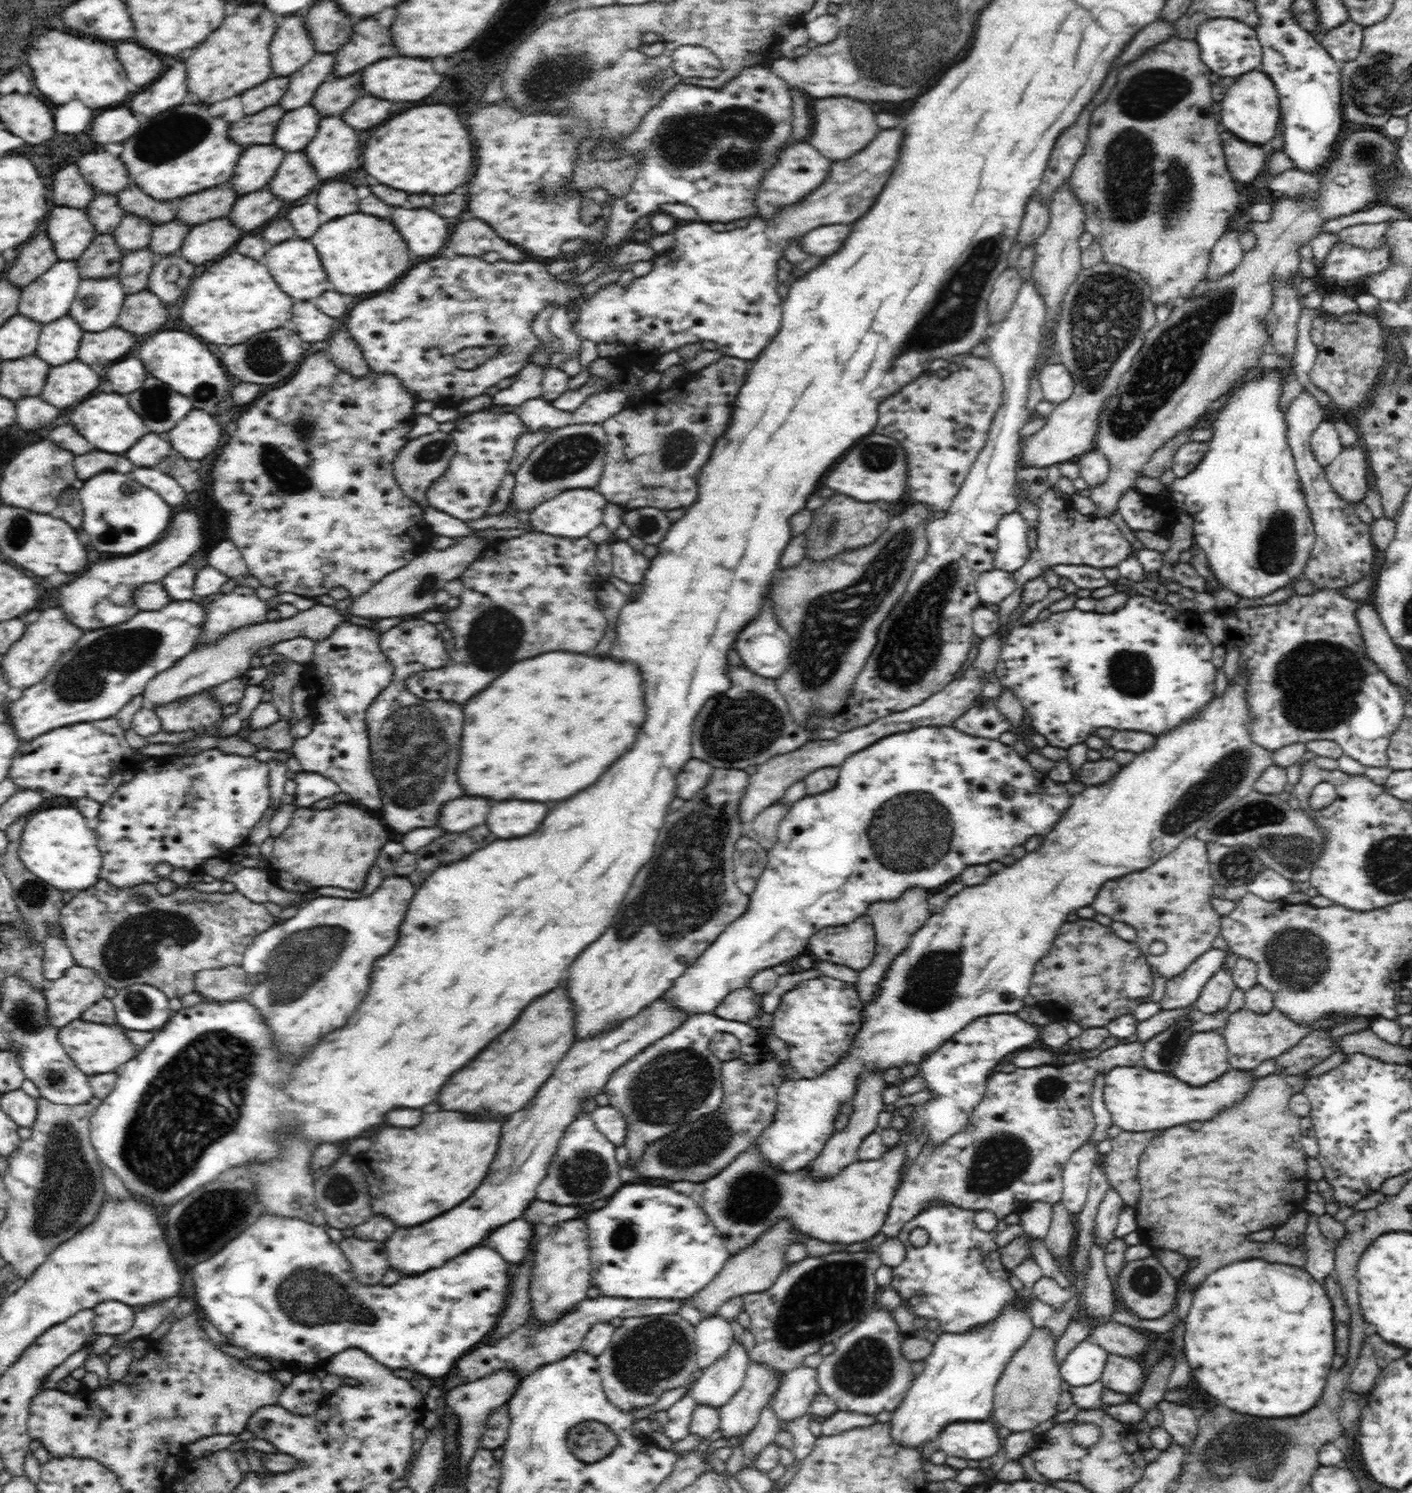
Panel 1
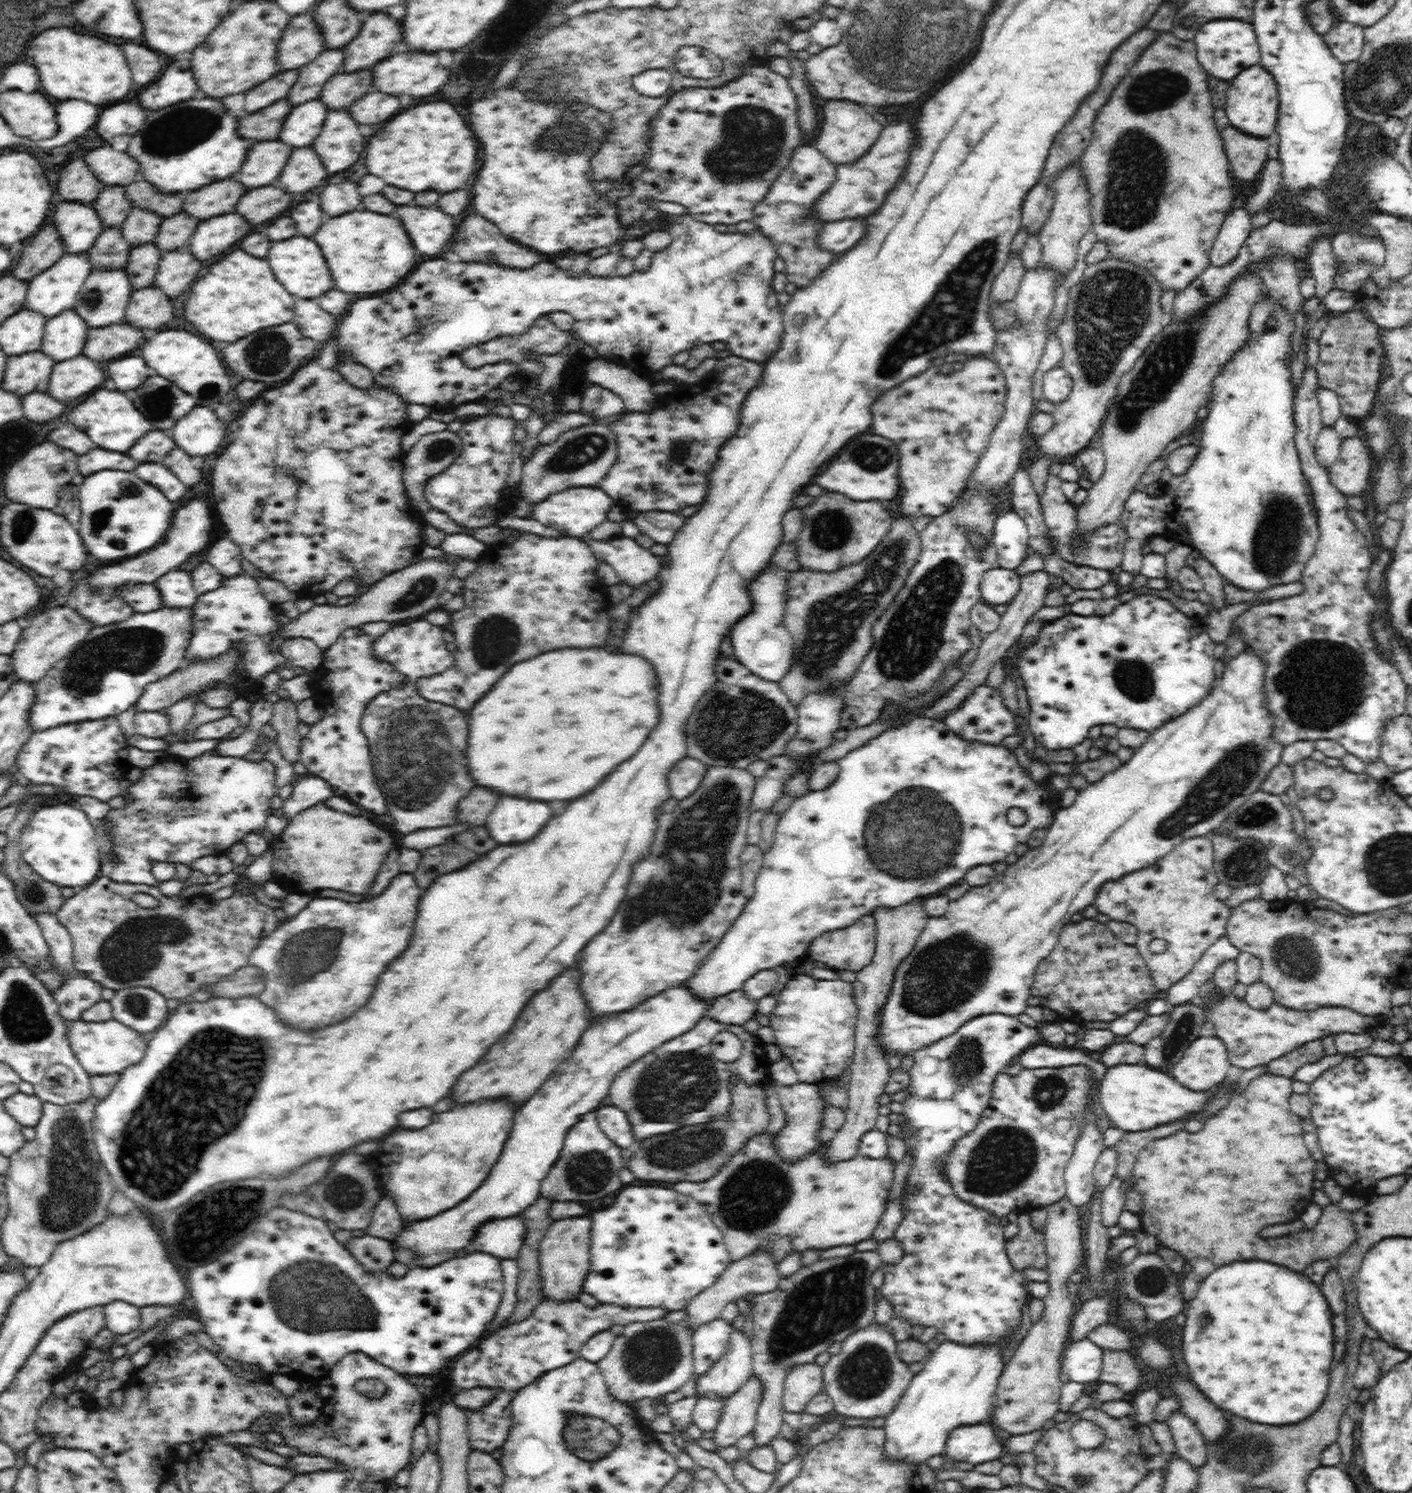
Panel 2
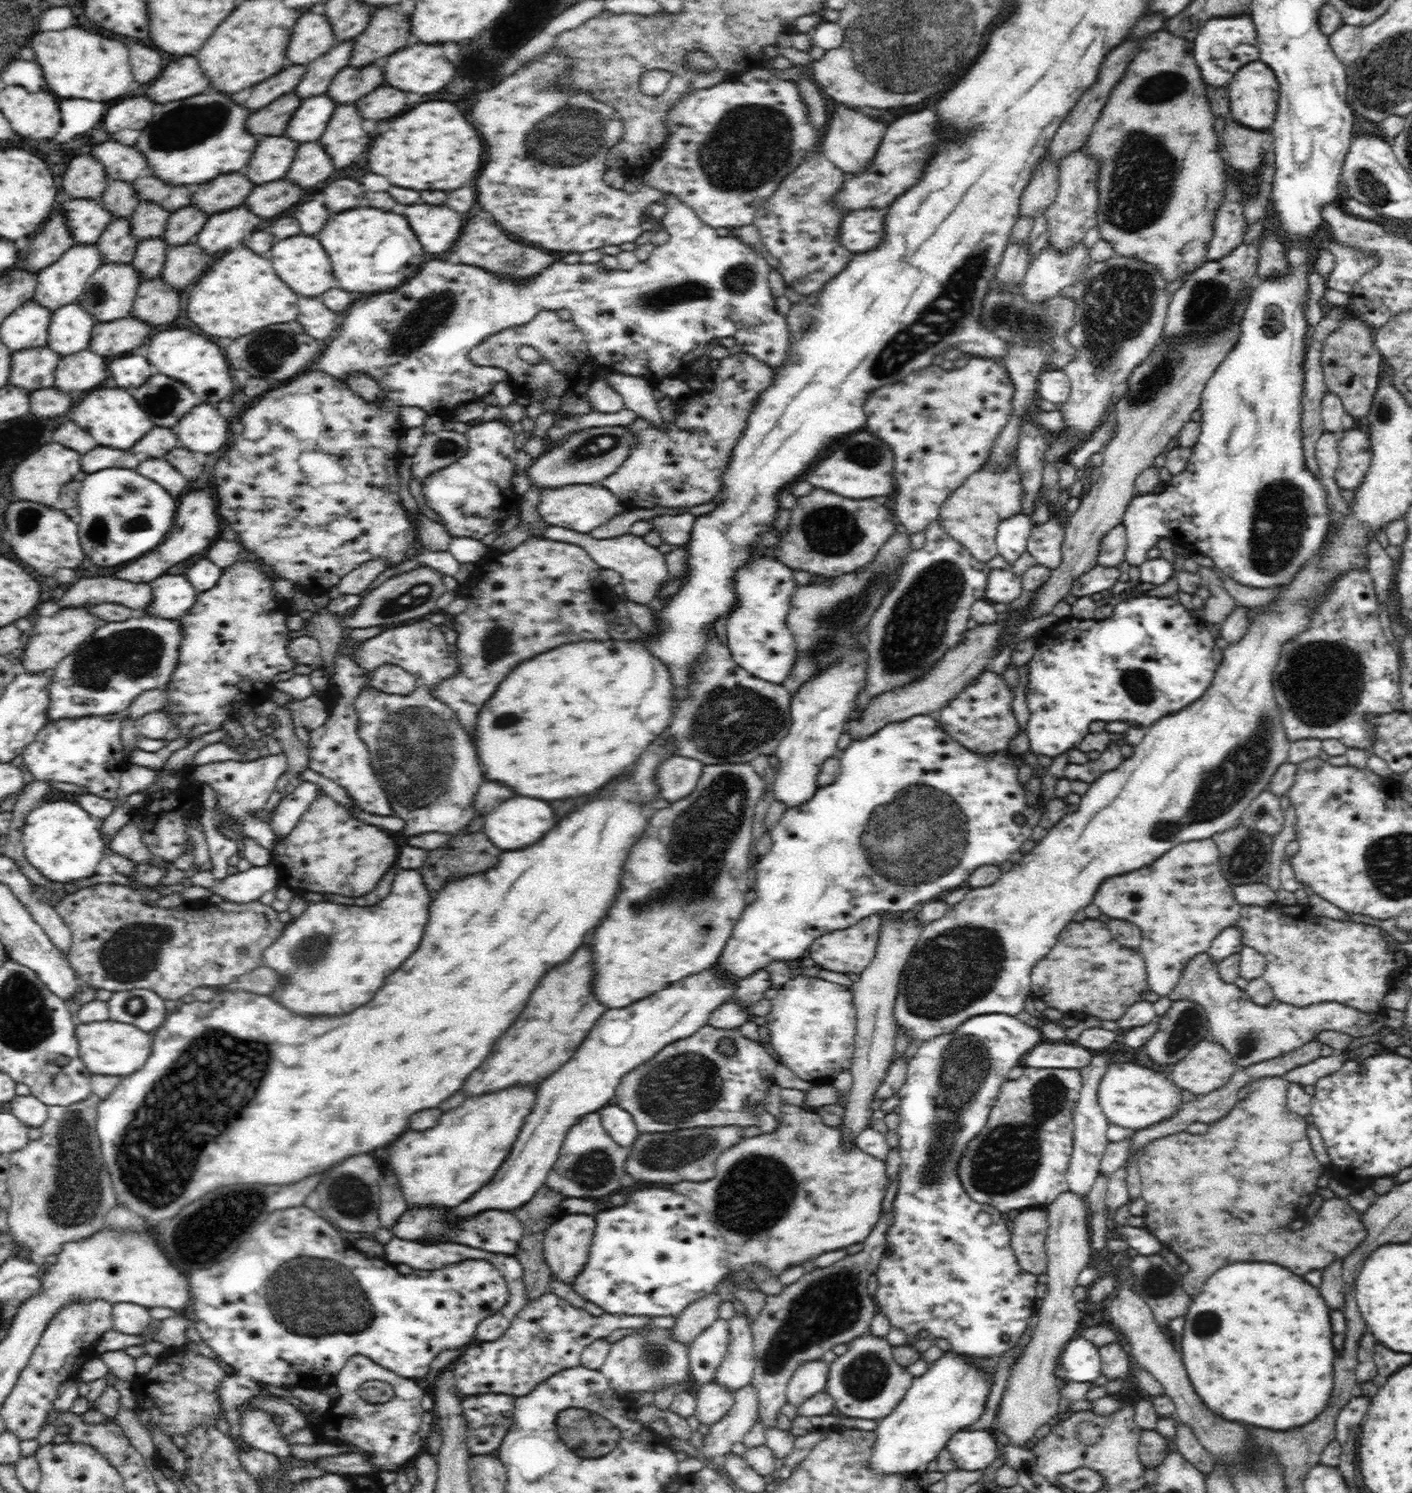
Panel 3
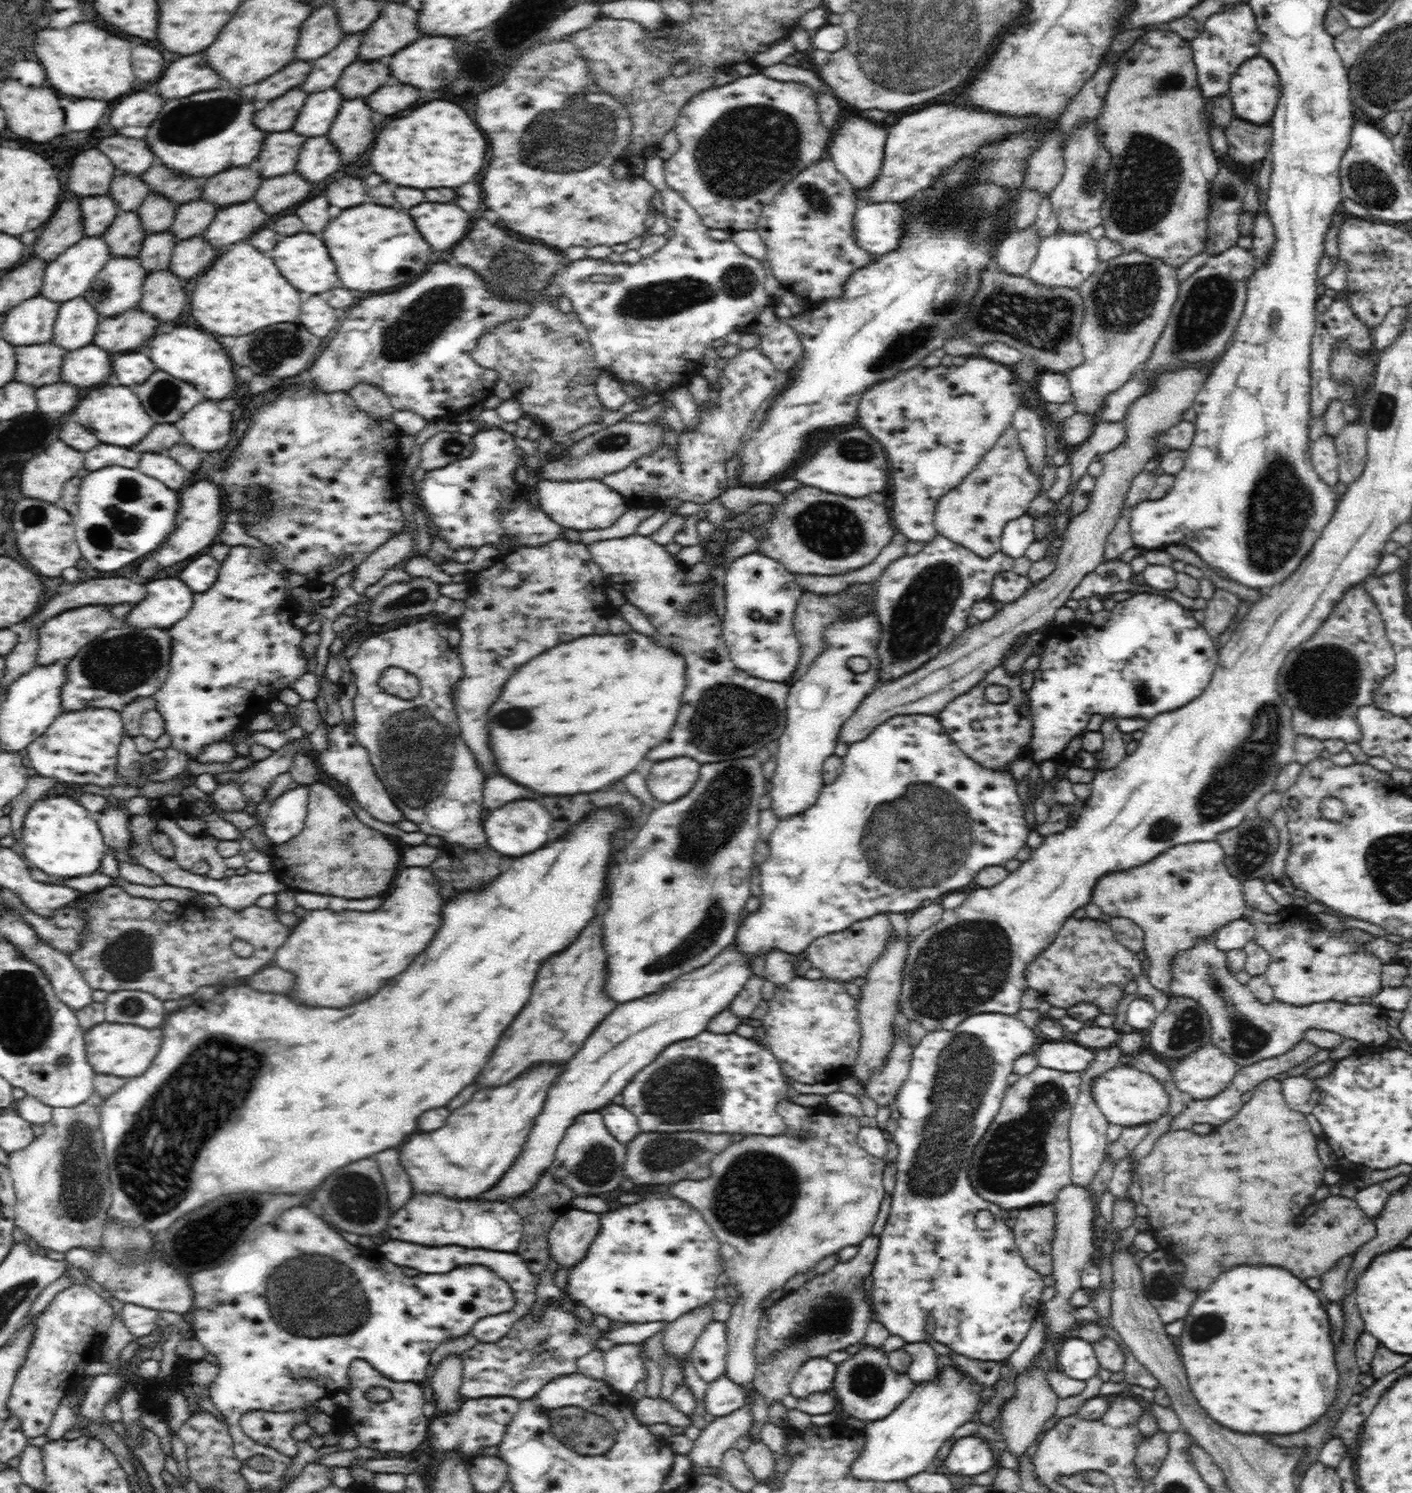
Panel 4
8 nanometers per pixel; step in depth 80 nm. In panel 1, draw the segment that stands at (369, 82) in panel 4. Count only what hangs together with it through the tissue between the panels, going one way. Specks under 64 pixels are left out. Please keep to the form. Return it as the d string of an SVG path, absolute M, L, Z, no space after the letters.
M356 72L346 78L338 76L325 80L316 90L310 104L322 117L340 116L360 96L364 96L362 76L360 76L360 72Z

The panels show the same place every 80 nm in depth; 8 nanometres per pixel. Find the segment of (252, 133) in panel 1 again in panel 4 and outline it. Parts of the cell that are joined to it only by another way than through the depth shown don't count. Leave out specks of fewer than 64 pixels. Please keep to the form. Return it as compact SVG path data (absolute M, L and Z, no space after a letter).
M294 88L286 92L284 96L272 100L266 108L256 112L256 126L266 132L276 132L276 130L290 130L294 126L294 120L302 106L306 102L308 94L302 92L300 88Z

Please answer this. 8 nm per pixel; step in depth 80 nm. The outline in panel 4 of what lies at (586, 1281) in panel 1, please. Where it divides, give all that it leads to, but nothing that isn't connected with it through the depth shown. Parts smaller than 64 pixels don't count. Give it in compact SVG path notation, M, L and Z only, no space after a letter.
M571 1209L554 1221L548 1234L548 1247L549 1255L556 1264L569 1271L574 1264L584 1260L600 1232L600 1215Z

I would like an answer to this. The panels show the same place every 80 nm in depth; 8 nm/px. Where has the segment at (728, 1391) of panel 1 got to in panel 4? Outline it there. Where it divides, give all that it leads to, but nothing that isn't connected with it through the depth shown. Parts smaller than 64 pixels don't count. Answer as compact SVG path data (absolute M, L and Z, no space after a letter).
M787 1099L779 1100L778 1104L779 1115L784 1119L787 1127L791 1132L798 1132L798 1130L807 1130L811 1134L810 1140L803 1143L798 1137L790 1135L790 1133L782 1133L776 1136L764 1135L748 1135L738 1142L730 1143L726 1150L721 1150L710 1162L710 1176L706 1179L685 1179L681 1182L676 1182L674 1186L668 1188L668 1192L676 1196L680 1201L686 1205L690 1205L698 1213L702 1215L704 1220L708 1222L709 1229L713 1231L714 1237L721 1243L720 1257L724 1259L725 1272L729 1275L730 1284L734 1285L739 1293L736 1298L736 1305L731 1309L729 1320L725 1322L727 1328L728 1354L727 1365L725 1366L725 1375L736 1384L748 1384L753 1382L756 1372L755 1346L757 1343L757 1330L760 1324L760 1318L763 1317L764 1308L762 1302L767 1296L775 1297L778 1290L783 1290L784 1284L789 1278L795 1274L806 1273L818 1263L825 1256L837 1254L843 1248L848 1246L859 1246L871 1233L874 1227L874 1222L878 1219L882 1202L885 1198L884 1184L884 1170L885 1163L883 1159L872 1156L866 1152L857 1142L857 1136L852 1136L852 1128L860 1128L858 1120L854 1115L844 1116L828 1116L828 1114L820 1114L820 1107L800 1106L792 1103Z

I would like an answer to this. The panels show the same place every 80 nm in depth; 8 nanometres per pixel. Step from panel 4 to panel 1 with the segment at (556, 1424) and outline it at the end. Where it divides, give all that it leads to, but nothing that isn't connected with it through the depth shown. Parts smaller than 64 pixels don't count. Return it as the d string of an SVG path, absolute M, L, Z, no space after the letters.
M596 1421L580 1422L567 1432L567 1446L577 1459L596 1464L618 1445L609 1426Z

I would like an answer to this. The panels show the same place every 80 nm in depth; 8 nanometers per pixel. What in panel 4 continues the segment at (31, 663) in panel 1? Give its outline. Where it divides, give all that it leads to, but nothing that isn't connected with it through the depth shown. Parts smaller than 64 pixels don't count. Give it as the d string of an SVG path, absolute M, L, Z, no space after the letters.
M88 605L66 610L54 618L48 618L46 622L40 624L40 644L38 657L35 664L37 666L48 666L49 663L65 662L74 656L85 644L91 640L96 640L105 630L117 625L116 620L110 612L111 605Z

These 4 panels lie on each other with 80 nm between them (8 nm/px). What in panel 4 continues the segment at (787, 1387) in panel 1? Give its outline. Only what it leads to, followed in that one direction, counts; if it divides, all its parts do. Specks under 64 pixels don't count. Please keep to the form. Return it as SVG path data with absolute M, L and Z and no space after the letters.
M826 1357L811 1358L796 1371L789 1393L798 1399L806 1398L808 1394L830 1391L837 1370L838 1366Z

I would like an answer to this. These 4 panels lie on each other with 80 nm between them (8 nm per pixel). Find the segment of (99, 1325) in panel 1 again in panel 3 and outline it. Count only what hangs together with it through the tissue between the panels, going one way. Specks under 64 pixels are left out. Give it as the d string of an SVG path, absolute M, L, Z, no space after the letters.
M114 1303L112 1308L113 1330L122 1334L140 1334L150 1326L149 1310L131 1303Z

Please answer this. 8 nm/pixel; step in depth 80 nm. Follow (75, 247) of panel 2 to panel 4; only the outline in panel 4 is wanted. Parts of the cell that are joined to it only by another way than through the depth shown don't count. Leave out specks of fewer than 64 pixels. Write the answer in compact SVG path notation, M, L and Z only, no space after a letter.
M109 195L81 197L84 237L100 237L119 215L118 205Z

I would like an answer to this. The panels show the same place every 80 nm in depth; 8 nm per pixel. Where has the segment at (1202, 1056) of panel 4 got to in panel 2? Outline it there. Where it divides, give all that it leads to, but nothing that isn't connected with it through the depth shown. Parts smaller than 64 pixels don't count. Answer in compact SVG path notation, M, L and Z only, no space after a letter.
M1210 1032L1195 1038L1170 1074L1182 1086L1194 1091L1211 1090L1222 1084L1230 1064L1224 1041Z

